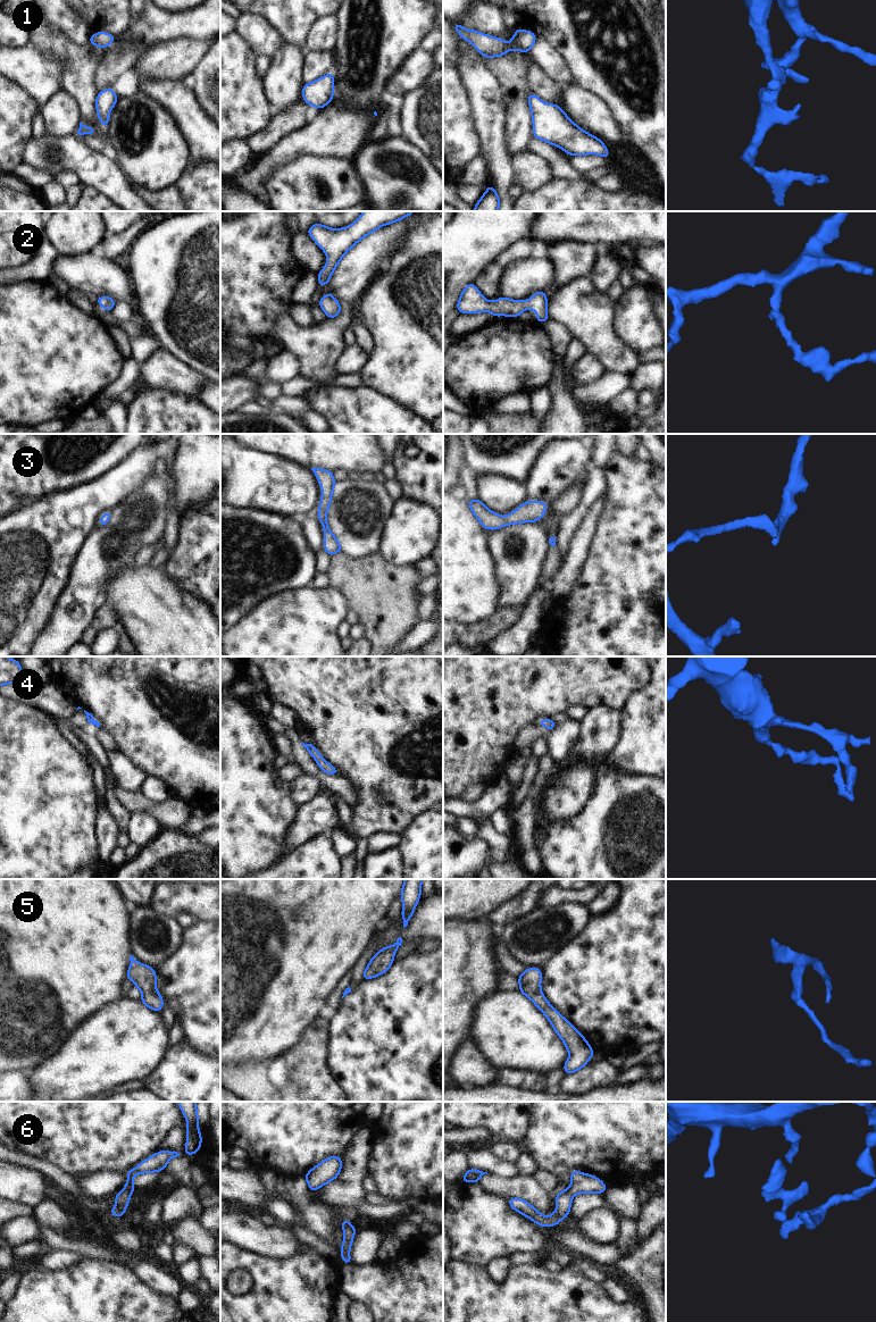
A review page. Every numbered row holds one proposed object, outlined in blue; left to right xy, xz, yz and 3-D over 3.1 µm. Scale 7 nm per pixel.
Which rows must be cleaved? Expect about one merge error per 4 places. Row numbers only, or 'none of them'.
none of them.

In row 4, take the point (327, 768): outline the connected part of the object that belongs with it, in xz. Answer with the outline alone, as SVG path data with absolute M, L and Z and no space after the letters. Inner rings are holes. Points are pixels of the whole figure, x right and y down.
M302 742L301 744L309 752L309 754L316 760L317 765L324 772L333 776L339 775L339 771L319 754L318 750L312 744L304 744Z

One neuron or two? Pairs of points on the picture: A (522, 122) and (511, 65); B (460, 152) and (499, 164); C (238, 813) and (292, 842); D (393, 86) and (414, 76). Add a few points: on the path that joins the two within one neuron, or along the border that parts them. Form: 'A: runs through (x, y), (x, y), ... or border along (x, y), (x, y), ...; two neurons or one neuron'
A: runs through (519, 108), (519, 90), (514, 84), (514, 78); one neuron
B: border along (475, 125), (482, 151); two neurons
C: border along (295, 813), (286, 833), (283, 853); two neurons
D: runs through (398, 84), (409, 76); one neuron

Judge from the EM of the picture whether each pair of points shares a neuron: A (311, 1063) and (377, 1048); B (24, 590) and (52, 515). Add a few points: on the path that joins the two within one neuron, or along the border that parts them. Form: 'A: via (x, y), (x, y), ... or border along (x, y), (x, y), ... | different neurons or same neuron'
A: border along (327, 1032), (327, 1069), (338, 1085) | different neurons
B: via (24, 569), (23, 541), (32, 529) | same neuron

